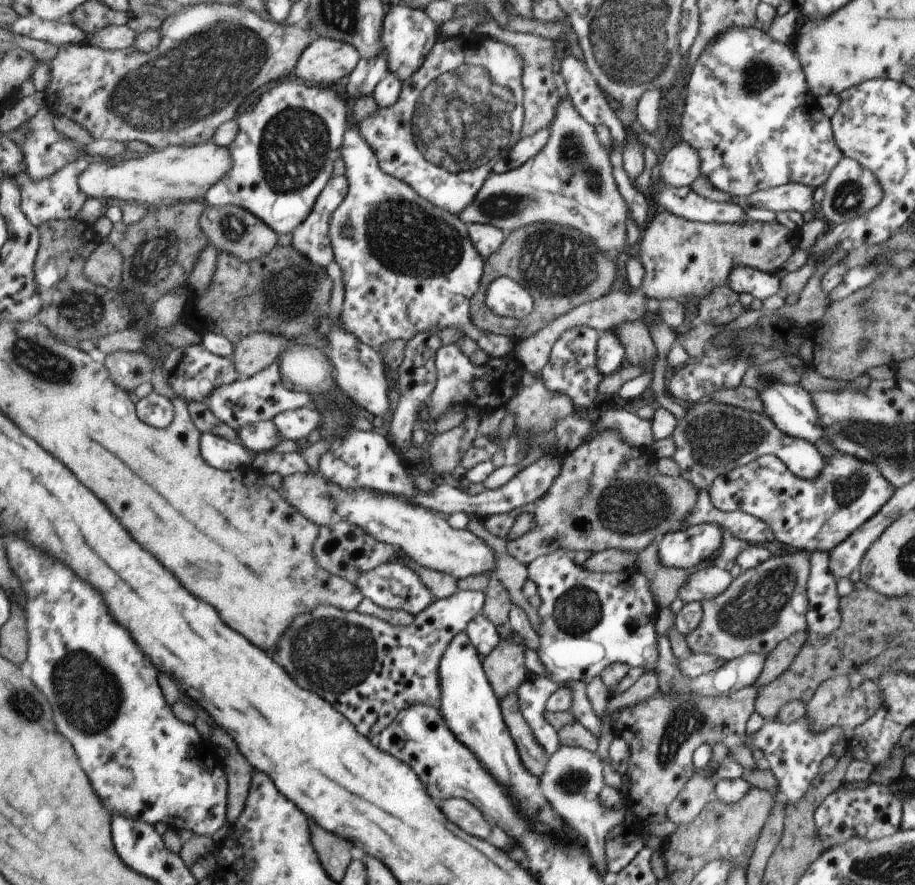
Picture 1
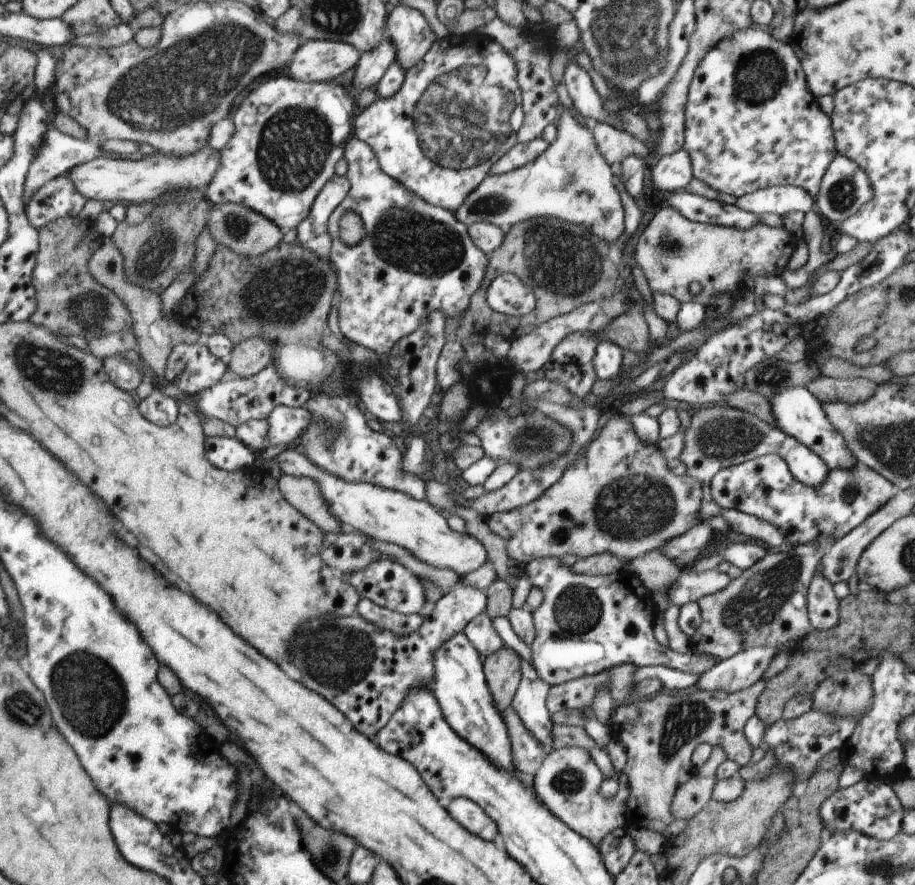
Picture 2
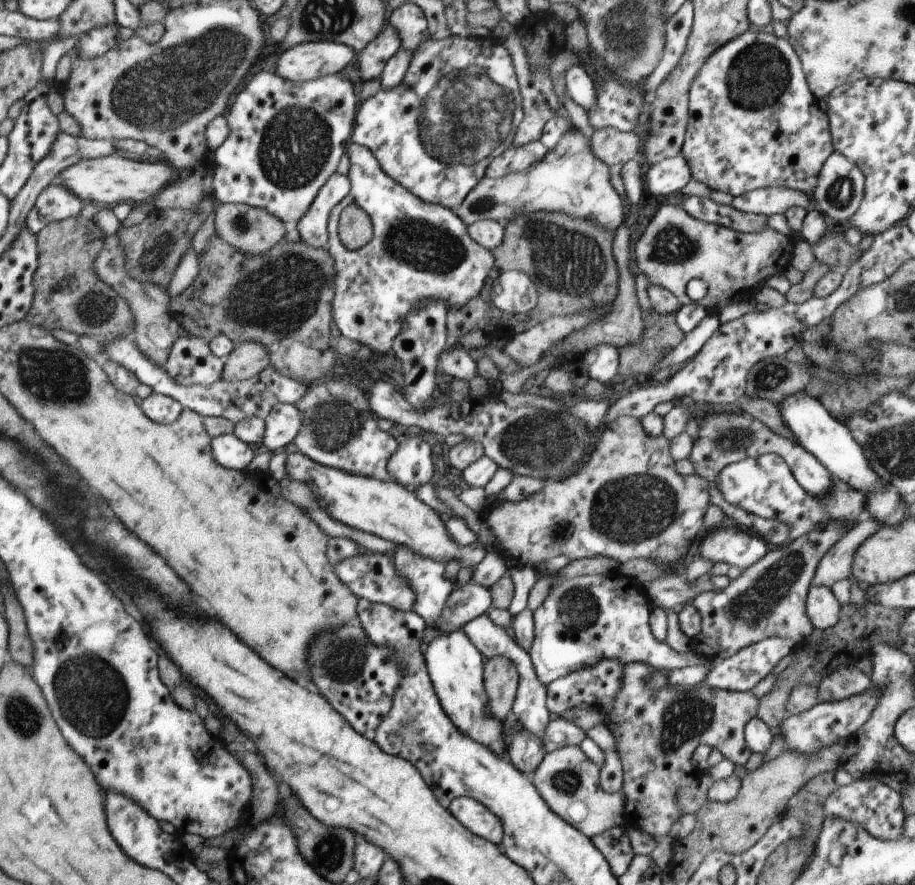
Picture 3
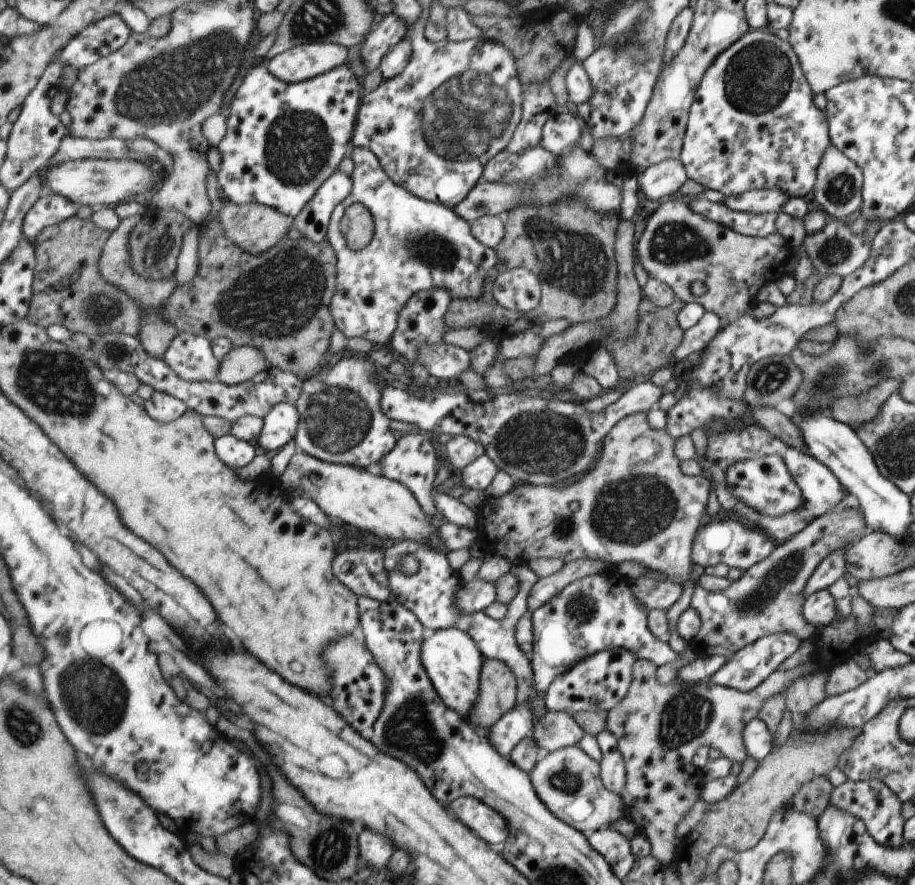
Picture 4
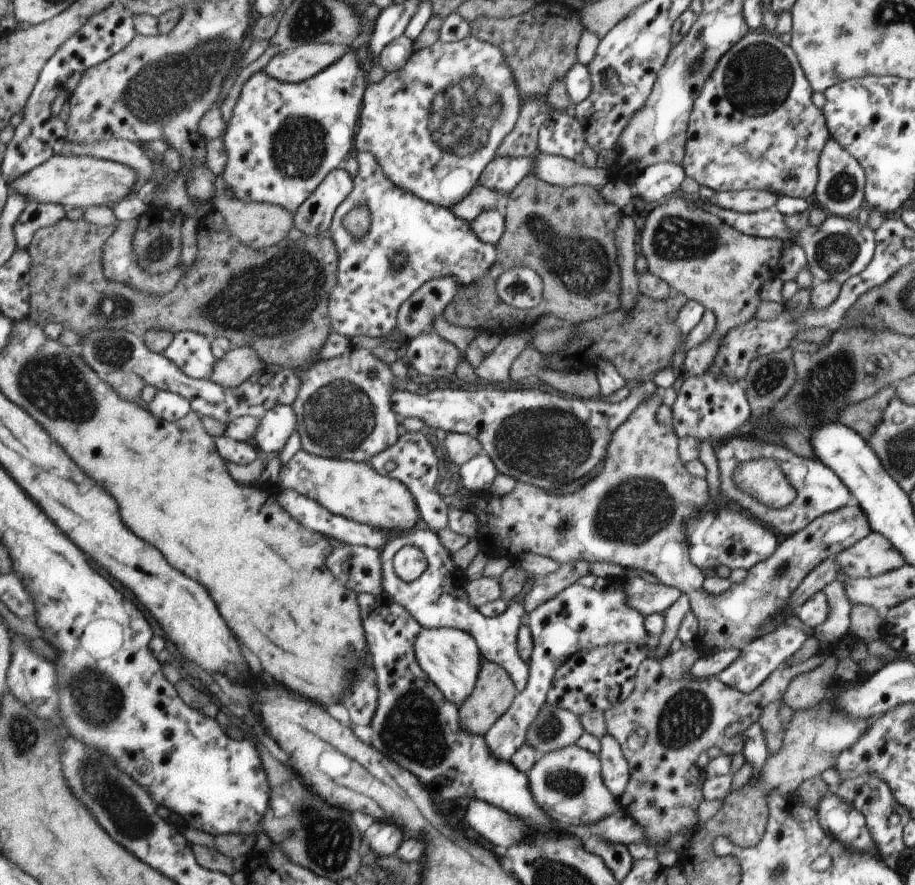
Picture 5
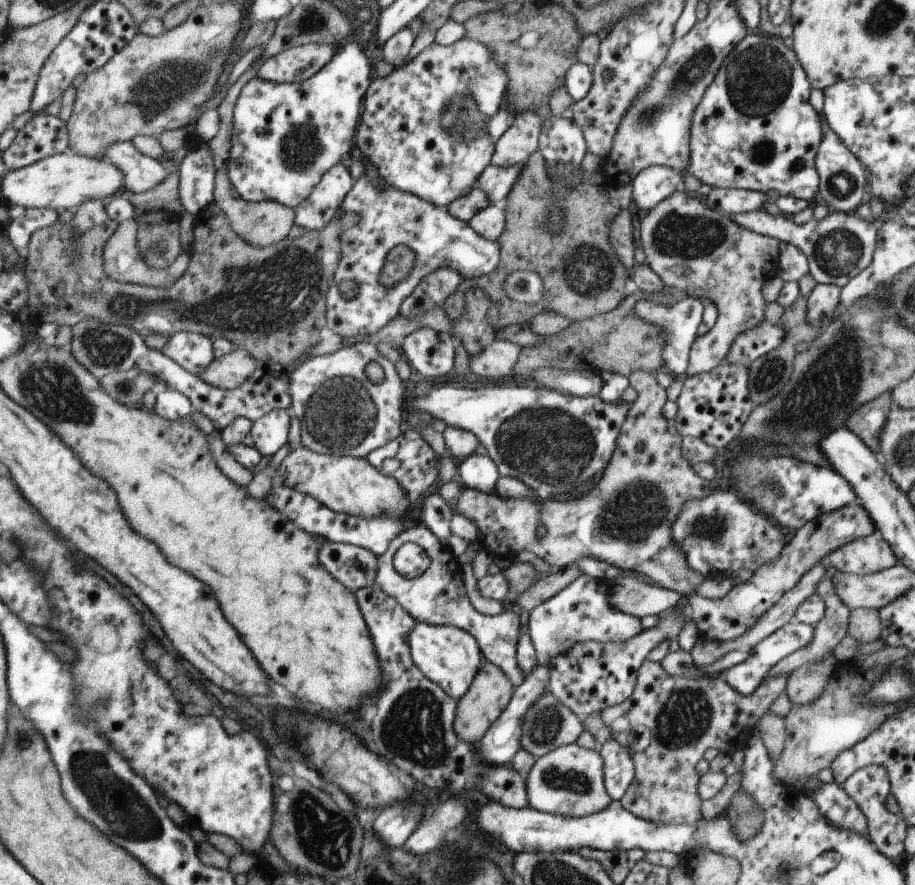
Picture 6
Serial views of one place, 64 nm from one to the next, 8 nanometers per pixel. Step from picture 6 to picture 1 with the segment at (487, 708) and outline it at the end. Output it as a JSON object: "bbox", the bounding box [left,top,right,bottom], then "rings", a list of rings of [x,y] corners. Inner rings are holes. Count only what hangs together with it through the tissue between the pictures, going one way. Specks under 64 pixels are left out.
{"bbox":[483,635,527,700],"rings":[[[519,635],[501,637],[495,648],[483,657],[483,668],[498,700],[509,691],[515,691],[527,678],[526,648]]]}

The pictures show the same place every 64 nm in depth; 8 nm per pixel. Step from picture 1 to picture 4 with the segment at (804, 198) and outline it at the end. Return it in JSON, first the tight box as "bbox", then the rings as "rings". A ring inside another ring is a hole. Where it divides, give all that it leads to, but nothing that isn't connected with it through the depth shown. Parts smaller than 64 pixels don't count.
{"bbox":[723,188,788,213],"rings":[[[760,188],[744,192],[741,195],[726,195],[723,204],[734,211],[746,213],[775,213],[788,201],[787,196],[778,188]]]}

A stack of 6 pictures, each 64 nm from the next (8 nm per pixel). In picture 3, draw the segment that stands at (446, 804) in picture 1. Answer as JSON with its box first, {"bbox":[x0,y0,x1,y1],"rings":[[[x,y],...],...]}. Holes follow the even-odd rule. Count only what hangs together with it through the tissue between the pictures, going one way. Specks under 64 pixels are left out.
{"bbox":[451,798,499,844],"rings":[[[457,798],[455,804],[451,804],[451,814],[459,816],[459,820],[463,820],[463,824],[467,824],[467,828],[471,828],[471,832],[475,832],[477,836],[499,844],[499,820],[491,812],[487,812],[479,802],[471,798]]]}

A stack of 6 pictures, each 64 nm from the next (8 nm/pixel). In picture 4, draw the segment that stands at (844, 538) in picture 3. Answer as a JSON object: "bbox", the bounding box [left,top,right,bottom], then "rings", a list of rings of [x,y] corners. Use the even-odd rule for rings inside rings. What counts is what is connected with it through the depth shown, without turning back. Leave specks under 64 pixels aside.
{"bbox":[804,547,847,598],"rings":[[[841,547],[831,551],[830,554],[814,568],[813,574],[807,579],[804,588],[804,598],[812,592],[826,589],[837,579],[846,576],[846,550],[847,548]]]}

